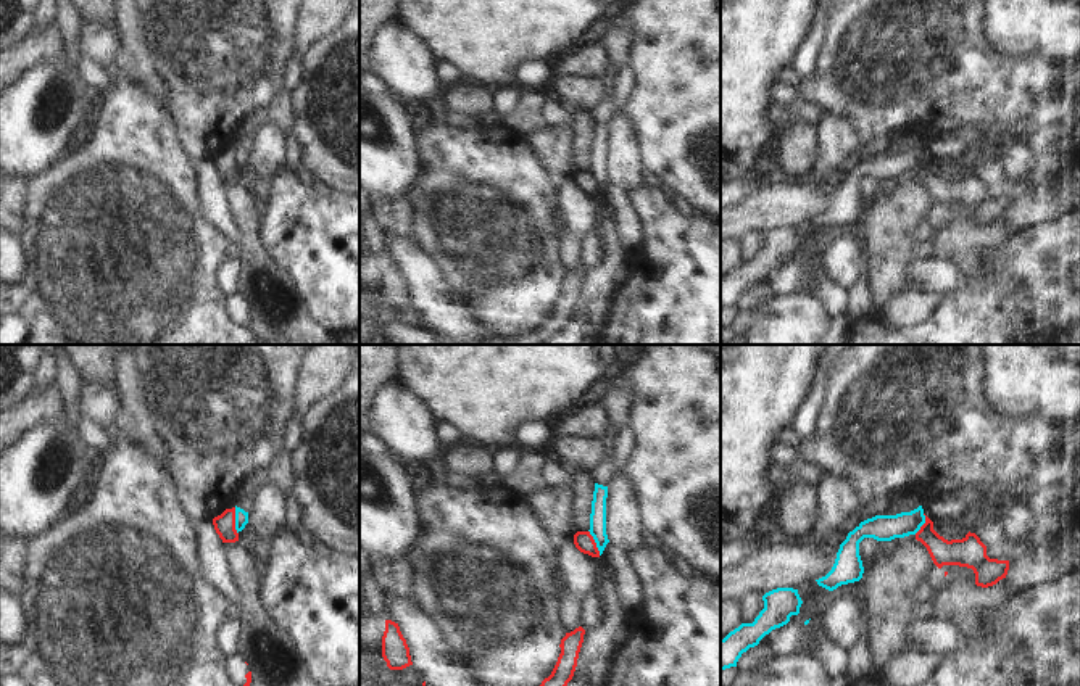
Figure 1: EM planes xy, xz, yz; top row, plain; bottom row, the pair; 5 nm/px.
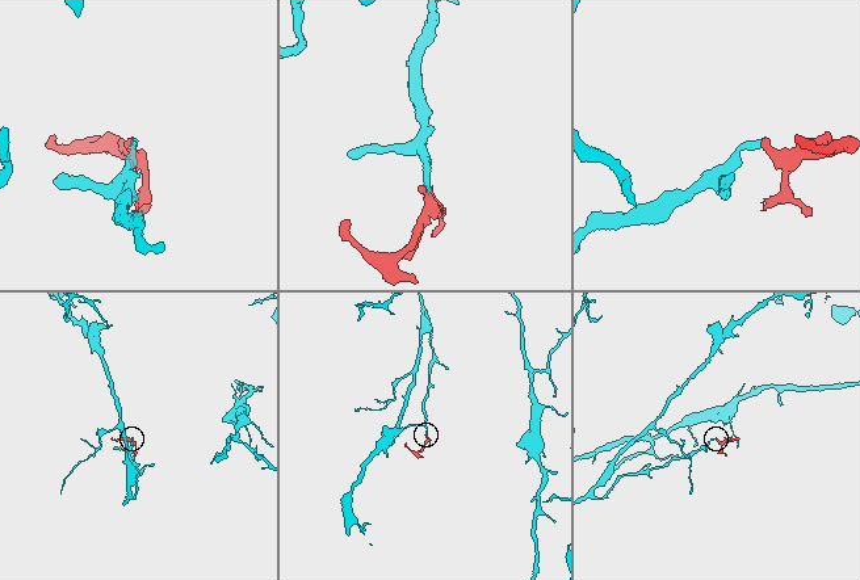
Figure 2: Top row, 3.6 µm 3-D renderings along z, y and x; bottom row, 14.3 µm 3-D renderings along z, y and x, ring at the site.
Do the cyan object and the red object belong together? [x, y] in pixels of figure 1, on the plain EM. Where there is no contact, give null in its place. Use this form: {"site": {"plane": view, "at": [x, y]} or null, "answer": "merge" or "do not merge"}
{"site": {"plane": "xy", "at": [236, 160]}, "answer": "do not merge"}

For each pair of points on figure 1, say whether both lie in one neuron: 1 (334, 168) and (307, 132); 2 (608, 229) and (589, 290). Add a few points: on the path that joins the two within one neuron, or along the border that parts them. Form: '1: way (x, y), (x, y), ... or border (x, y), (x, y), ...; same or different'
1: way (334, 160), (315, 140); same
2: way (613, 243), (613, 266), (603, 276); same

